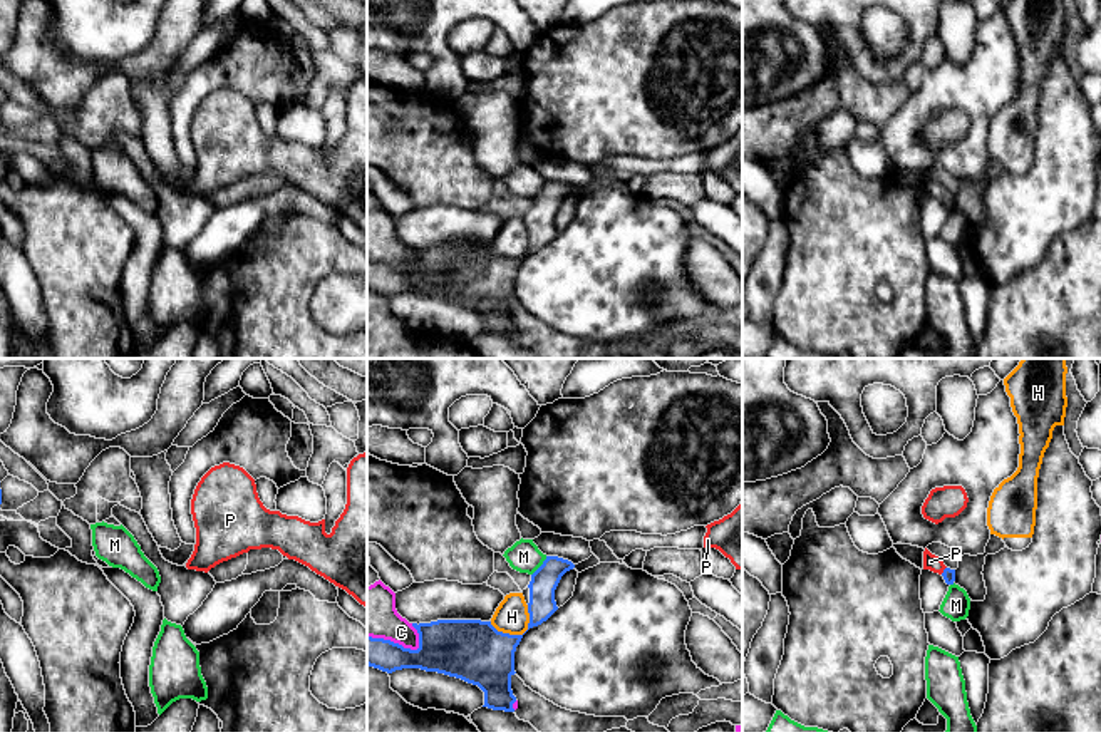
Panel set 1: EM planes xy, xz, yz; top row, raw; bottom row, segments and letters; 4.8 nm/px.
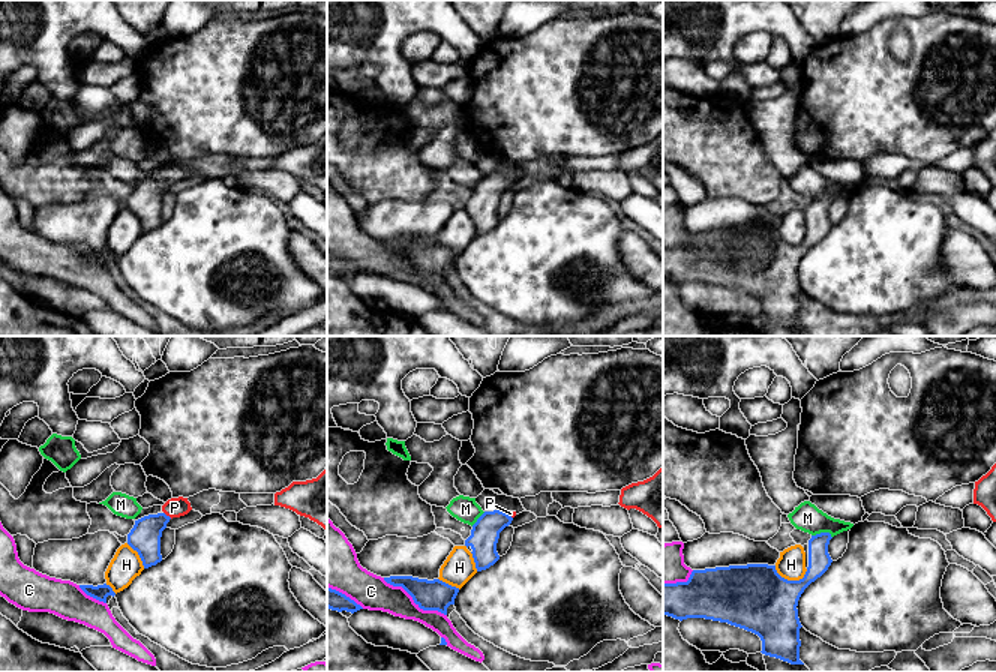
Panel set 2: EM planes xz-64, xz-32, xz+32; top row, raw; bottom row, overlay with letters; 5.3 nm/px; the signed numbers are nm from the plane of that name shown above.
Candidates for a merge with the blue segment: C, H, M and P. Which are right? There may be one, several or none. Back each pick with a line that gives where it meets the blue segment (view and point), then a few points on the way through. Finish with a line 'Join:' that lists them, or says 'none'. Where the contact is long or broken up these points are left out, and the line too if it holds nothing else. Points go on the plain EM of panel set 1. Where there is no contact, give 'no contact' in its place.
P: meets blue in yz at (944, 195); runs through yz (949, 200), (944, 195), (930, 186)
Join: P

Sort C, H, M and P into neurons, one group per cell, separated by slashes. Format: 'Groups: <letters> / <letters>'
Groups: C / H / M / P

